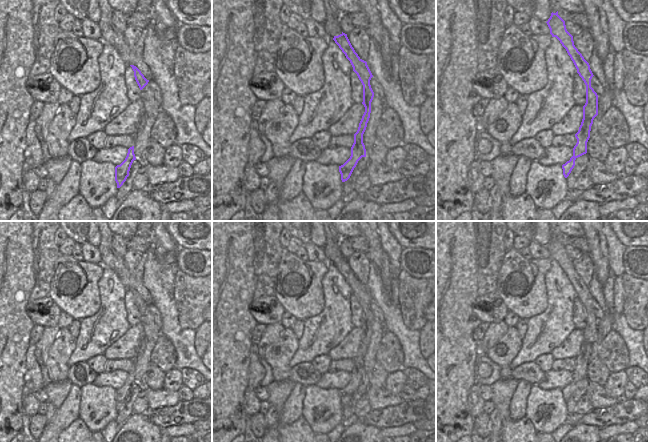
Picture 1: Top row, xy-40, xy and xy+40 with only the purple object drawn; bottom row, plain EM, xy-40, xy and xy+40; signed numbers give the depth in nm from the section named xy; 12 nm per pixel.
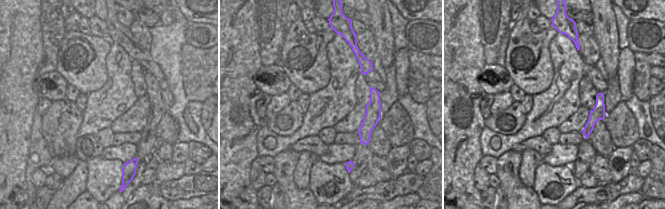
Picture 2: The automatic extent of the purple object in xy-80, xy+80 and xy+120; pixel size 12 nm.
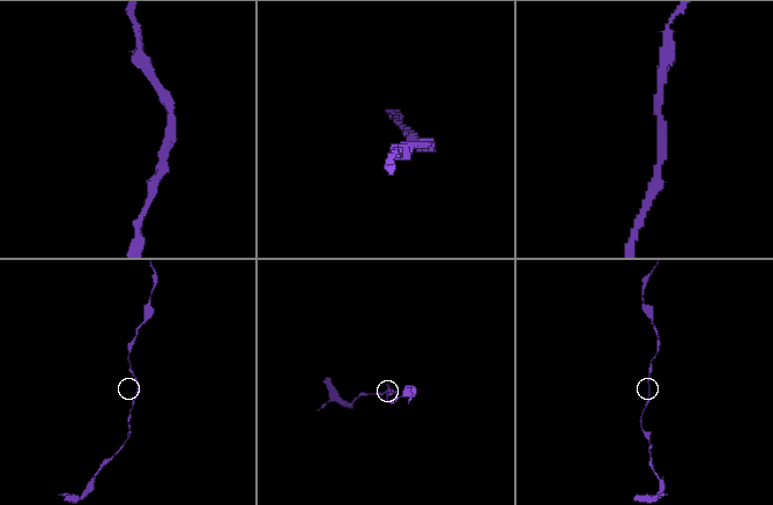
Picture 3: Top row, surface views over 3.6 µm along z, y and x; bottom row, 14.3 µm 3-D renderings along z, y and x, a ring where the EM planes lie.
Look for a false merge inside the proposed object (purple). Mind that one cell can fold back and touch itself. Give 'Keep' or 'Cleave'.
Keep

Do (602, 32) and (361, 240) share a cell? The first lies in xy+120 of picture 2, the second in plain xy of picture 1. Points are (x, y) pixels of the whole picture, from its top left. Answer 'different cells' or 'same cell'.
different cells

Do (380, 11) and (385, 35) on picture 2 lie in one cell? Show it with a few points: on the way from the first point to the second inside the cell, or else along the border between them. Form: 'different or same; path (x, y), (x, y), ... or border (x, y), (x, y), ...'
same; path (380, 17), (381, 29)

